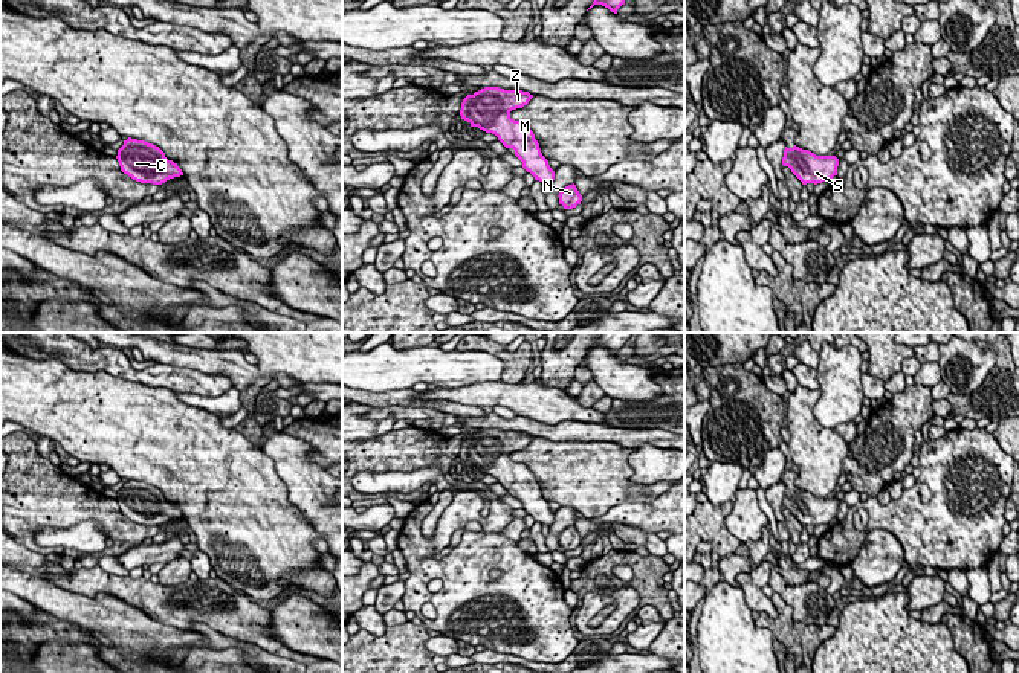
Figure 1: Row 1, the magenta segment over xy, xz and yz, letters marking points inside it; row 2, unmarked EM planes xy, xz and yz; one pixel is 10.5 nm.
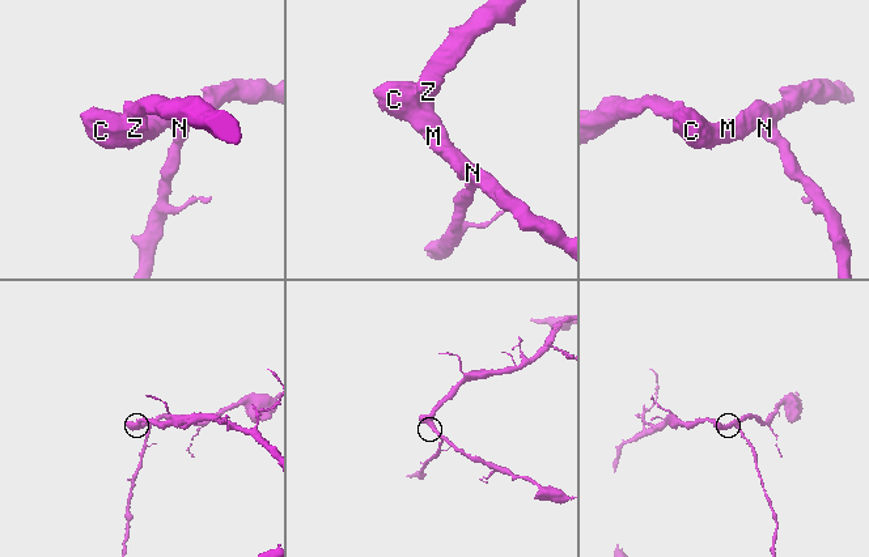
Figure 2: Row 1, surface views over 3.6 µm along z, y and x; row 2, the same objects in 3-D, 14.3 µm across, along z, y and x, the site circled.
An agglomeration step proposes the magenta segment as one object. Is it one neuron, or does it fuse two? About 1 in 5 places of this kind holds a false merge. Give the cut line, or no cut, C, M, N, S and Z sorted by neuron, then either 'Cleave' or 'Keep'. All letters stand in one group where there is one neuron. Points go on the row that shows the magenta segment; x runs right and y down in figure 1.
No split. Groups: C M N S Z. Keep

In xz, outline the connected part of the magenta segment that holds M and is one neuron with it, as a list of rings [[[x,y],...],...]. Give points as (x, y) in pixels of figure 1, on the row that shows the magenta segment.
[[[484,87],[463,99],[460,116],[471,127],[495,134],[506,148],[513,148],[522,168],[535,180],[550,186],[555,180],[555,171],[542,156],[533,131],[527,124],[510,118],[512,110],[522,108],[532,98],[533,95],[522,90]]]

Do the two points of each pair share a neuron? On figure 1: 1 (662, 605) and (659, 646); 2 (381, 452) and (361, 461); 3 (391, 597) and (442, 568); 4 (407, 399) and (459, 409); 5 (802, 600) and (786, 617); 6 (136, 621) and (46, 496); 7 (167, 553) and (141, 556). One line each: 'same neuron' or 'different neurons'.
1: different neurons
2: same neuron
3: different neurons
4: same neuron
5: different neurons
6: different neurons
7: same neuron

